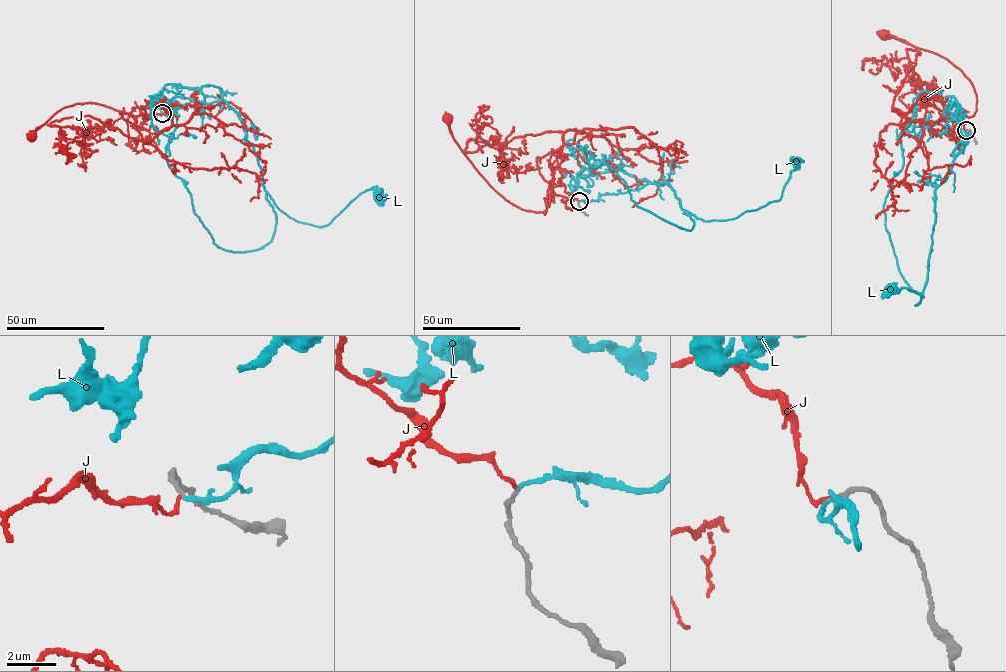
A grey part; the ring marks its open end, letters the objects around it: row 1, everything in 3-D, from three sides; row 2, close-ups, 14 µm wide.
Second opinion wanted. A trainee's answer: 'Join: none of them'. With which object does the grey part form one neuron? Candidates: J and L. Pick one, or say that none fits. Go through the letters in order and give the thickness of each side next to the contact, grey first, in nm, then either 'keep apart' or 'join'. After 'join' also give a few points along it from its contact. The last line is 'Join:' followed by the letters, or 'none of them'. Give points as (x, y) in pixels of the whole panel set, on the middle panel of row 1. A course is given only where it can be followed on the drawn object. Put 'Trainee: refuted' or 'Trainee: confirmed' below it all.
J: 190 nm thick on the grey side, 150 nm on the other; keep apart
L: 190 nm thick on the grey side, 160 nm on the other; join; it runs (579, 201), (666, 182), (681, 209), (706, 221), (727, 220), (779, 199), (797, 164)
Join: L
Trainee: refuted

